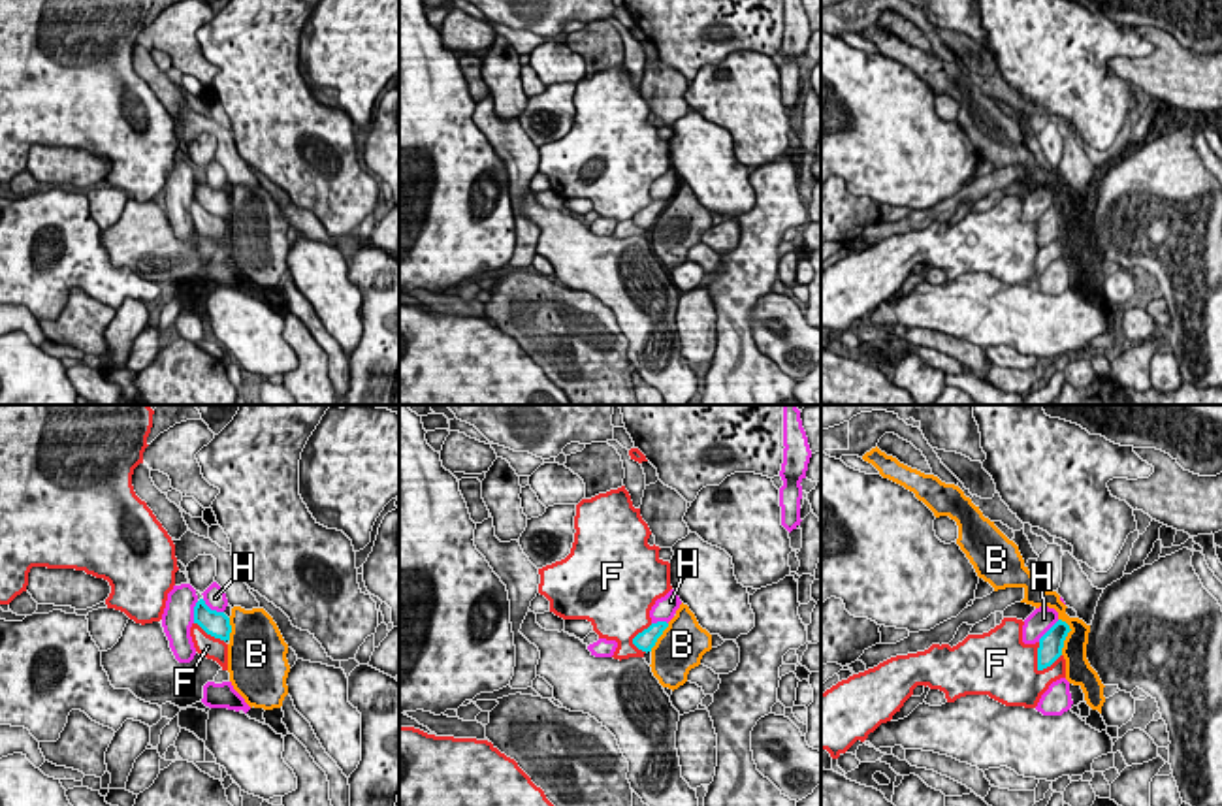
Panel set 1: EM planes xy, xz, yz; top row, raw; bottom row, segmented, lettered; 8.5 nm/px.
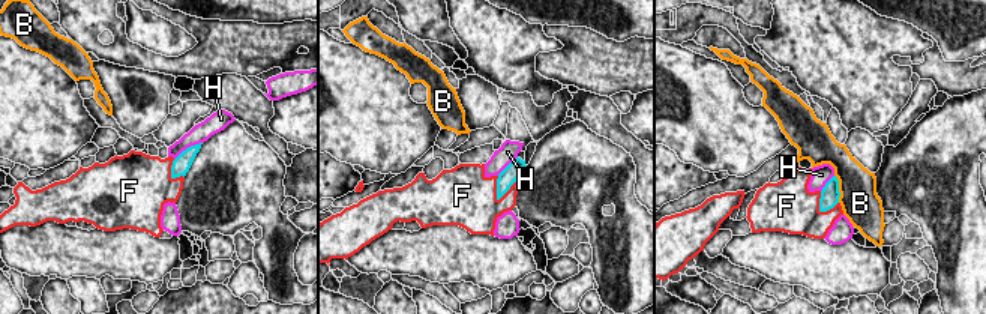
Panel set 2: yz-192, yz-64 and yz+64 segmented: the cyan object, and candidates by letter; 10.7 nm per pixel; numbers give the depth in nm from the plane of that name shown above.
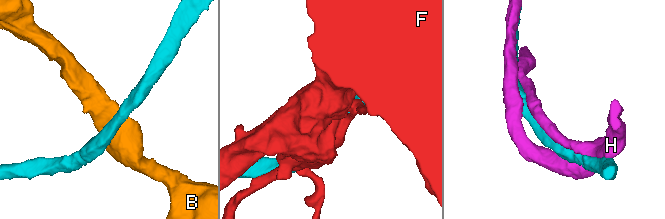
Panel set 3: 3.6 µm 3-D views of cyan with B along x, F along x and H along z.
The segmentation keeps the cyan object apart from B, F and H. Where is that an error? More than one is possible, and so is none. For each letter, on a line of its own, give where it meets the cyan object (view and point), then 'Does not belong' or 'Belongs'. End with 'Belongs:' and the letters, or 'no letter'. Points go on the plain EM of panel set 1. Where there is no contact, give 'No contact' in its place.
B: Touches cyan at yz (1066, 213). Does not belong
F: Touches cyan at yz (1047, 243). Does not belong
H: Touches cyan at xy (213, 189). Belongs
Belongs: H

